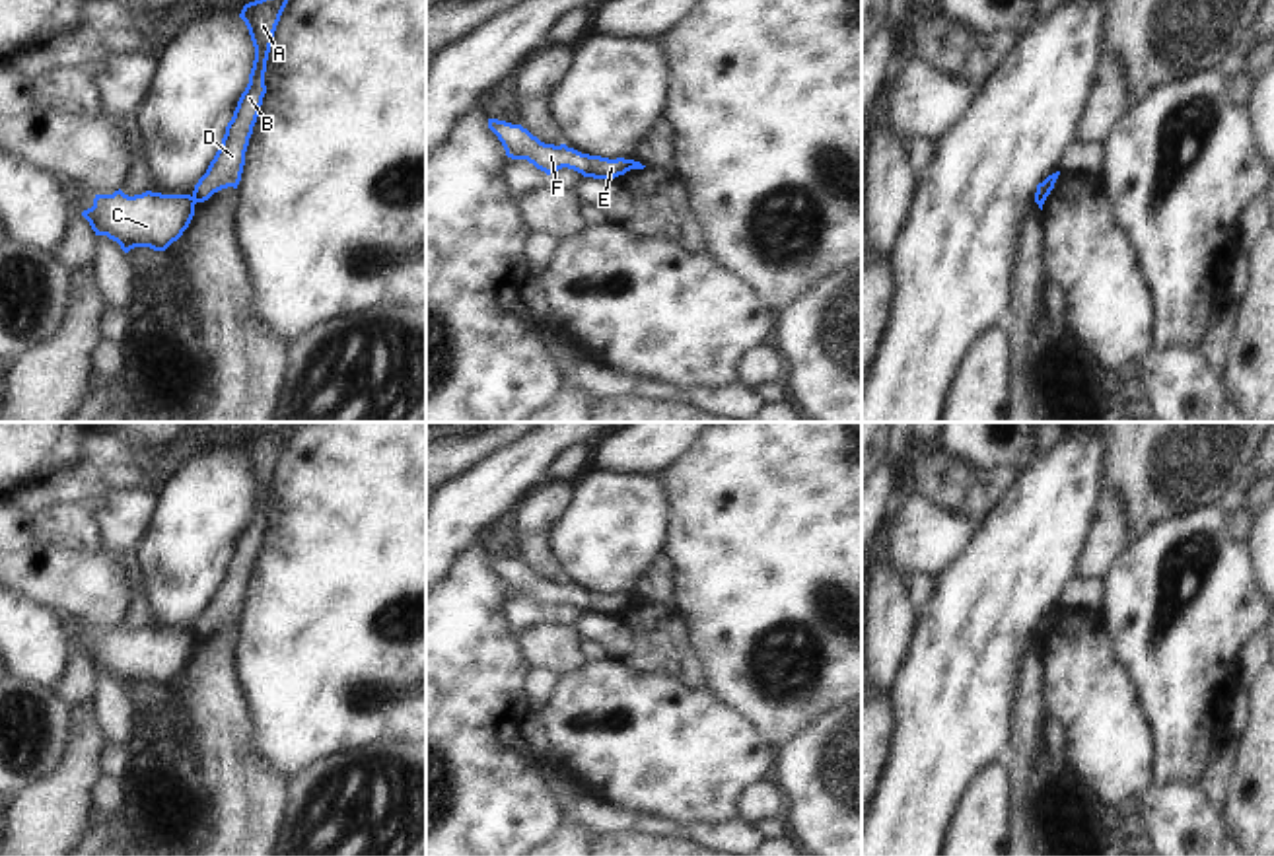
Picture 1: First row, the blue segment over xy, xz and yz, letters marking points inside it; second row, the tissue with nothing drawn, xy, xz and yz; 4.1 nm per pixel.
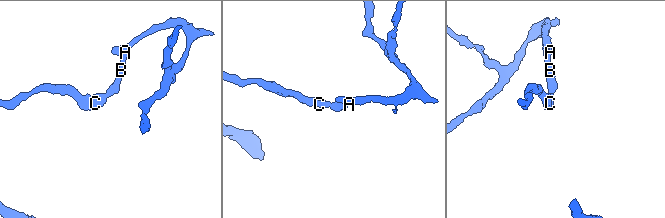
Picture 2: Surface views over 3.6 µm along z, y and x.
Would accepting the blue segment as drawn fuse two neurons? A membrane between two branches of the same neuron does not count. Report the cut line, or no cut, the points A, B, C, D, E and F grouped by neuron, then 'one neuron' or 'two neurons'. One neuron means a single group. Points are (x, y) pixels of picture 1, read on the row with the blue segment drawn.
xy (191, 197), (195, 203) | A B D / C E F | two neurons

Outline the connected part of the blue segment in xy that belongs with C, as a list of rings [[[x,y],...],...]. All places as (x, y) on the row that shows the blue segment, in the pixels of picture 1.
[[[119,189],[113,195],[95,195],[93,206],[84,210],[82,216],[95,235],[107,235],[124,253],[134,247],[165,251],[189,228],[195,204],[191,195],[146,191],[128,196]]]

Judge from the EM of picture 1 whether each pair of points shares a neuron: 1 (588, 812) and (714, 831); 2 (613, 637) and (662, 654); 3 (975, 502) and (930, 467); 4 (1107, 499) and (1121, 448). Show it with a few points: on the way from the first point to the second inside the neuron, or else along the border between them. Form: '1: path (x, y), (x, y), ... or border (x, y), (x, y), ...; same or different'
1: path (619, 821), (683, 833); same
2: path (625, 637), (644, 637), (650, 642); same
3: path (963, 491), (942, 479); same
4: border (1103, 487), (1119, 497), (1131, 530); different

